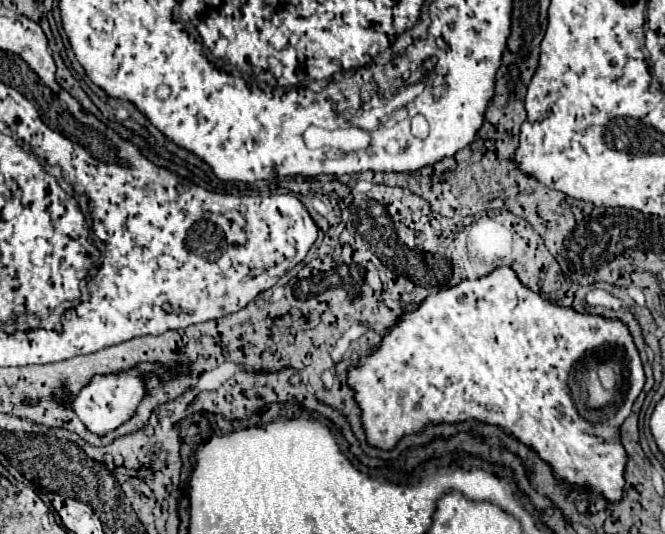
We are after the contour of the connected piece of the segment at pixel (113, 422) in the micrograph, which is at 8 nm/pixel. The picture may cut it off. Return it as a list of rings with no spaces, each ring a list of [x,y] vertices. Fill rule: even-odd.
[[[154,362],[138,364],[138,368],[128,368],[126,372],[116,372],[116,374],[94,374],[90,378],[90,382],[76,396],[70,396],[66,390],[62,390],[56,394],[58,396],[56,402],[62,404],[64,408],[70,408],[72,412],[76,412],[78,418],[84,422],[84,426],[92,434],[102,438],[108,432],[114,432],[116,428],[126,424],[136,414],[138,404],[148,394],[146,392],[146,380],[152,376],[156,376],[162,384],[168,384],[178,374],[172,368],[168,368],[164,364],[154,364]]]

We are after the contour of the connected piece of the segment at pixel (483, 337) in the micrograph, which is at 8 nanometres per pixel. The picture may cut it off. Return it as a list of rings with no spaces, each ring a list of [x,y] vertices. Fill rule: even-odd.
[[[500,266],[494,272],[490,272],[488,276],[482,276],[478,280],[464,280],[458,286],[452,288],[444,288],[438,294],[432,294],[428,298],[424,298],[420,302],[418,308],[412,310],[404,310],[398,318],[396,324],[392,324],[386,330],[386,336],[382,338],[382,342],[378,344],[378,348],[366,356],[366,360],[362,360],[362,364],[358,364],[358,368],[350,370],[350,388],[354,388],[354,400],[358,400],[358,408],[362,414],[362,428],[366,434],[366,442],[374,448],[380,450],[392,450],[396,448],[396,444],[406,436],[406,434],[418,434],[422,432],[424,426],[428,424],[460,424],[466,420],[476,420],[476,422],[484,422],[484,424],[492,424],[492,426],[500,426],[508,436],[512,436],[514,440],[526,444],[528,448],[532,448],[540,460],[544,460],[550,468],[552,474],[558,482],[566,482],[570,490],[582,490],[582,492],[594,492],[598,496],[602,496],[604,500],[610,500],[614,504],[614,500],[622,500],[622,492],[624,492],[624,470],[626,470],[626,460],[628,454],[620,444],[620,426],[624,424],[624,420],[632,414],[632,404],[636,402],[638,394],[642,392],[646,384],[646,376],[644,376],[644,366],[638,354],[638,348],[634,344],[634,338],[628,330],[628,326],[618,320],[618,318],[604,318],[604,316],[594,316],[594,314],[582,314],[576,312],[574,308],[564,308],[564,306],[556,306],[548,300],[544,300],[540,294],[536,294],[534,290],[530,290],[528,286],[524,286],[518,278],[518,274],[510,268],[510,266]],[[604,344],[618,344],[626,348],[626,358],[628,358],[628,386],[624,392],[624,400],[616,412],[614,418],[602,422],[602,424],[590,424],[586,422],[574,408],[574,402],[568,394],[568,372],[572,370],[572,366],[576,362],[580,362],[586,354],[590,354],[592,350],[604,346]]]

